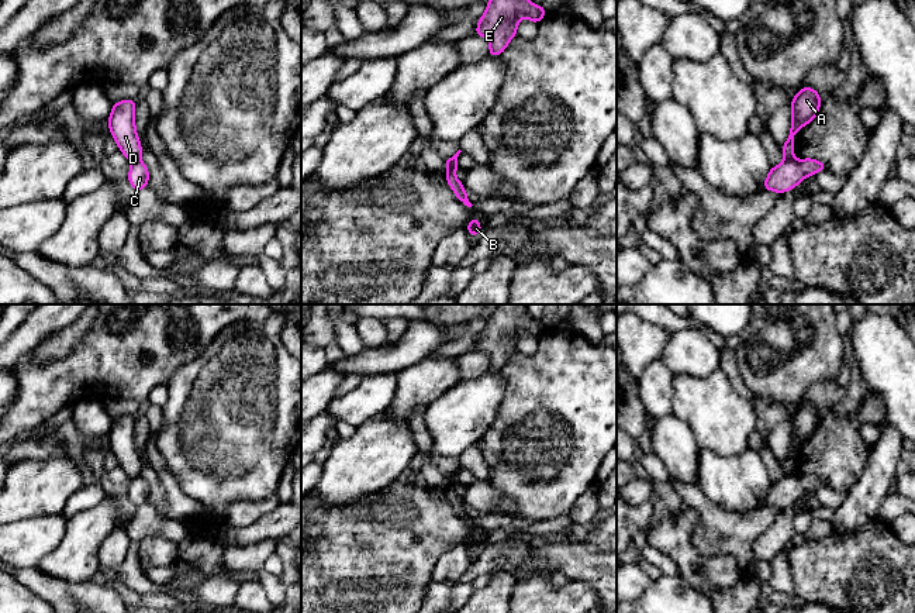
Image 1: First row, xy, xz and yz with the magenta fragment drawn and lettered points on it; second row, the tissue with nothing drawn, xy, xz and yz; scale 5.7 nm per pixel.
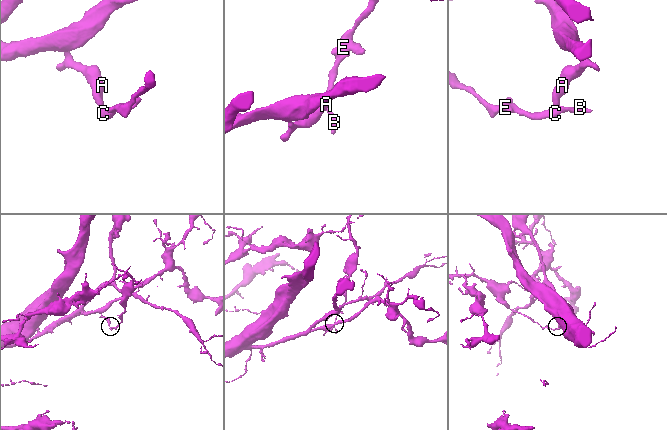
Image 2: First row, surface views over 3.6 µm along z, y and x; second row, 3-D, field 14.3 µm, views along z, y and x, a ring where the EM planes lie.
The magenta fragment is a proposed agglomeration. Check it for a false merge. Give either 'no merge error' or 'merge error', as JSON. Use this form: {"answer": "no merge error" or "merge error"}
{"answer": "merge error"}

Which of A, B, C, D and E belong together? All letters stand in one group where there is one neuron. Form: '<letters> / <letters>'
A D / B C E

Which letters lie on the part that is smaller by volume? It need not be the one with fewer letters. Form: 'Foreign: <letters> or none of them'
Foreign: B, C, E

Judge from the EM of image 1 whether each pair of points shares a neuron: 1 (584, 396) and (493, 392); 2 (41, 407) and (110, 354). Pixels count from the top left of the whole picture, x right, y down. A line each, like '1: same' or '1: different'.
1: different
2: same

